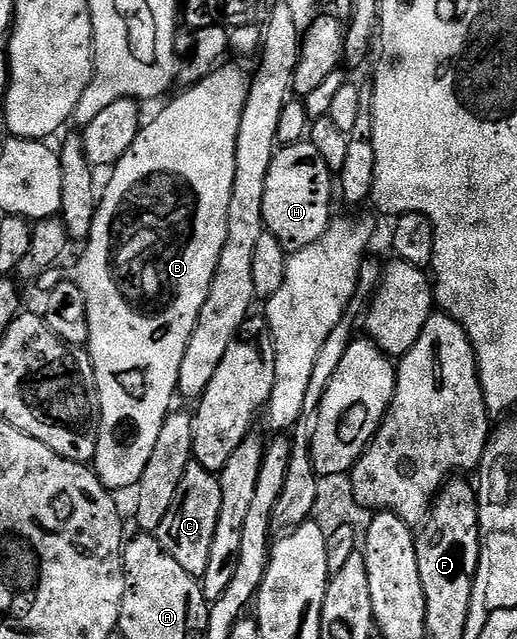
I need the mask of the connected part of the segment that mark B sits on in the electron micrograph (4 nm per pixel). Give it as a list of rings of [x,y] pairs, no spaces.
[[[222,64],[220,67],[213,70],[211,75],[207,75],[199,83],[188,86],[181,94],[154,119],[153,122],[146,124],[141,132],[137,134],[135,143],[127,151],[127,155],[123,155],[123,159],[119,159],[116,165],[112,166],[109,177],[109,182],[104,182],[103,192],[99,197],[97,206],[97,214],[93,220],[93,226],[89,232],[87,240],[84,242],[85,254],[81,257],[81,262],[77,265],[77,274],[75,280],[79,288],[83,291],[83,299],[87,303],[87,323],[89,324],[89,344],[87,352],[91,360],[93,360],[93,370],[95,371],[95,383],[97,384],[97,394],[99,395],[99,407],[101,408],[101,426],[97,432],[97,456],[95,458],[95,472],[97,478],[104,483],[106,489],[110,491],[118,491],[117,489],[132,490],[139,483],[139,479],[143,475],[143,471],[147,468],[147,463],[151,459],[151,451],[155,451],[155,443],[159,440],[159,430],[162,429],[166,417],[169,416],[174,408],[173,397],[178,396],[177,384],[179,383],[179,363],[183,363],[183,351],[187,351],[187,343],[191,339],[191,331],[195,331],[195,323],[199,319],[199,311],[203,311],[203,303],[207,299],[207,295],[211,291],[211,283],[215,275],[215,267],[219,267],[219,255],[223,251],[223,242],[227,239],[227,219],[229,218],[229,204],[231,203],[231,187],[235,187],[235,143],[239,139],[239,123],[243,119],[243,107],[247,103],[247,95],[249,94],[249,83],[251,77],[247,72],[244,73],[237,65]]]

